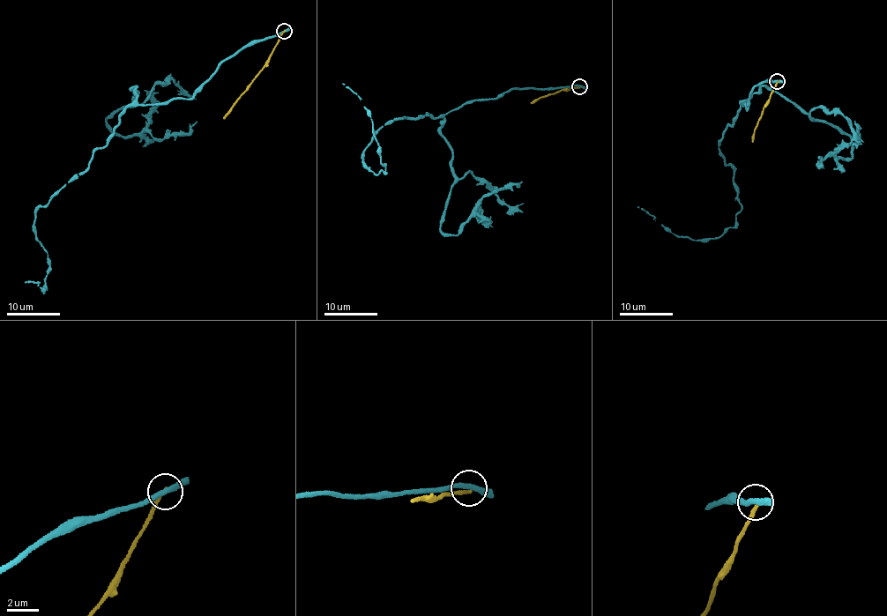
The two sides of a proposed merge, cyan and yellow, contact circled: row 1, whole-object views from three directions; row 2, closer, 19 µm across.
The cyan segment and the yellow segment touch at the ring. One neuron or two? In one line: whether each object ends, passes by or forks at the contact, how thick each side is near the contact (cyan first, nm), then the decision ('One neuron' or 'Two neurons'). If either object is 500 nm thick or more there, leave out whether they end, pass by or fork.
At the ring cyan passes by. At the ring yellow ends. Thickness 320 nm (cyan) against 240 nm. Two neurons

